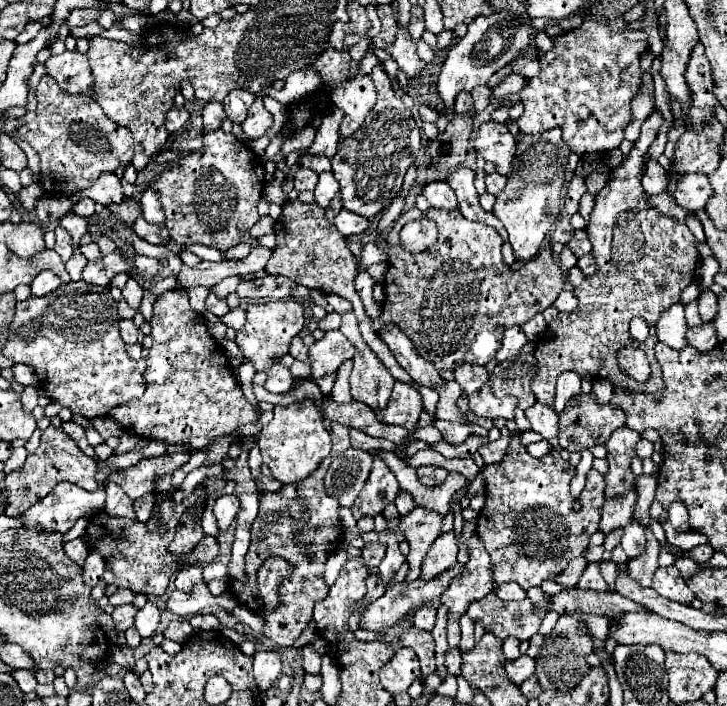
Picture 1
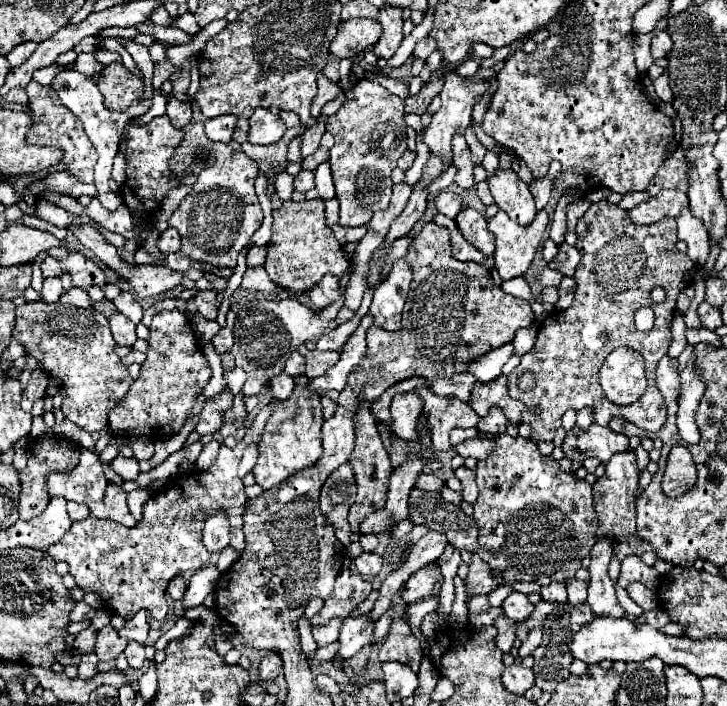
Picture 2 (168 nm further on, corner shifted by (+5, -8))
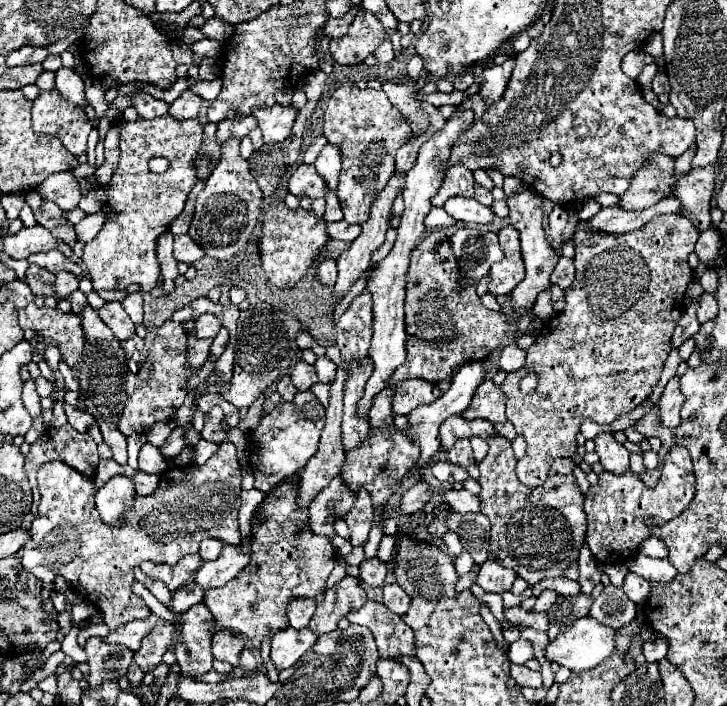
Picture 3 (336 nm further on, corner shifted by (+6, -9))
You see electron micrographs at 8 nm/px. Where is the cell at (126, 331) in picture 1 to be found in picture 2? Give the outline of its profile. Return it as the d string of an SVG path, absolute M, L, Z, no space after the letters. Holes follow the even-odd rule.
M115 313L109 319L109 325L111 325L111 331L113 331L113 337L115 337L117 345L125 345L125 347L133 347L135 345L135 341L137 341L135 325L125 315Z

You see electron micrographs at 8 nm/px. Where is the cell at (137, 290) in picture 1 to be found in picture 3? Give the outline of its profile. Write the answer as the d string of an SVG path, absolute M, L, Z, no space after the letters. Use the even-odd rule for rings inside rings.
M132 292L122 302L134 324L142 324L142 292Z

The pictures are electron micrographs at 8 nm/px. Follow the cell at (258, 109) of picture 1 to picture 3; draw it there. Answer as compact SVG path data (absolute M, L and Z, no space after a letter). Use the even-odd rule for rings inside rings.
M278 102L274 106L256 108L252 110L252 114L258 120L258 128L262 130L266 144L284 142L290 136L290 130L296 120L296 108L282 106Z

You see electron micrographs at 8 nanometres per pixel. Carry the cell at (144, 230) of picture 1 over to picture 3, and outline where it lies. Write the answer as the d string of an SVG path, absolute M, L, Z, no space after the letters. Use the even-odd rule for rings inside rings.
M188 234L174 236L174 258L178 262L194 264L202 256L204 256L204 250L200 250L200 246L196 246L196 242L192 242L192 238Z

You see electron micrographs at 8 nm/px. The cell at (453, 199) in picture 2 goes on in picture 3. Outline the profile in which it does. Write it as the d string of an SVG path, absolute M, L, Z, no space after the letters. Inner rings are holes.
M454 196L444 204L444 210L462 222L472 222L472 224L490 224L494 220L494 212L488 206L482 206L476 202L476 198L464 198L464 196Z

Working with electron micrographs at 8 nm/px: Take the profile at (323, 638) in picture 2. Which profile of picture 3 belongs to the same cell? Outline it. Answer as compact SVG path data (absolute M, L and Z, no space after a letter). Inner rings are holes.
M288 626L272 636L270 658L278 670L292 668L304 652L312 650L312 646L316 644L316 638L318 636L310 628L292 630L292 626Z

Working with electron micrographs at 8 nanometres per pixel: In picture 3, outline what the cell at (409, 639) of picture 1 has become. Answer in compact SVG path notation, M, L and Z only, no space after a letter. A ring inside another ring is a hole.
M366 600L358 612L346 616L350 624L366 626L378 644L382 658L398 660L400 654L414 656L414 634L406 622L392 614L382 602Z

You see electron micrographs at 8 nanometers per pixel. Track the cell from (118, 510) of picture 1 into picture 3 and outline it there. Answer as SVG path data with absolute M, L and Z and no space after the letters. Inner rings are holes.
M126 476L110 478L98 492L96 492L96 508L104 522L120 524L122 514L132 508L134 500L134 482Z

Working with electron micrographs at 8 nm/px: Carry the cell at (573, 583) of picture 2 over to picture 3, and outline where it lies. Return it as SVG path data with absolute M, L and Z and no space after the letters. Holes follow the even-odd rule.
M544 578L534 586L534 596L540 596L540 590L556 590L562 596L576 596L580 592L580 584L568 578Z

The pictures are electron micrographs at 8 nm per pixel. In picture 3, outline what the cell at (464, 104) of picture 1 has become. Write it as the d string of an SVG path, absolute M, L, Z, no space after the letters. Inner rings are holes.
M460 164L448 170L448 174L442 180L442 186L438 188L436 196L430 202L432 206L442 208L444 202L452 196L474 196L474 176Z

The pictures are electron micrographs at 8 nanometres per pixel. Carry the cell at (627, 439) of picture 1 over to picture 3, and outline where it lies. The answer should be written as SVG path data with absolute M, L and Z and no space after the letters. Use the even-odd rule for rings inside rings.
M672 448L664 460L659 484L653 489L642 486L642 480L634 472L616 476L612 472L602 472L598 484L590 486L584 500L584 510L588 516L588 534L586 542L594 558L602 564L626 562L634 556L640 544L652 536L648 530L650 524L664 526L668 520L682 514L682 510L694 498L694 472L692 458L686 448Z

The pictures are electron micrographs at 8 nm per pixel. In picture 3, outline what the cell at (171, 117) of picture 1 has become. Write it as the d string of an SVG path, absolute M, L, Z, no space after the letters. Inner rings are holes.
M186 90L180 94L180 98L176 98L172 104L170 104L170 114L174 118L196 118L198 116L198 110L200 110L200 104L202 104L202 98L198 94L194 94L192 90Z

